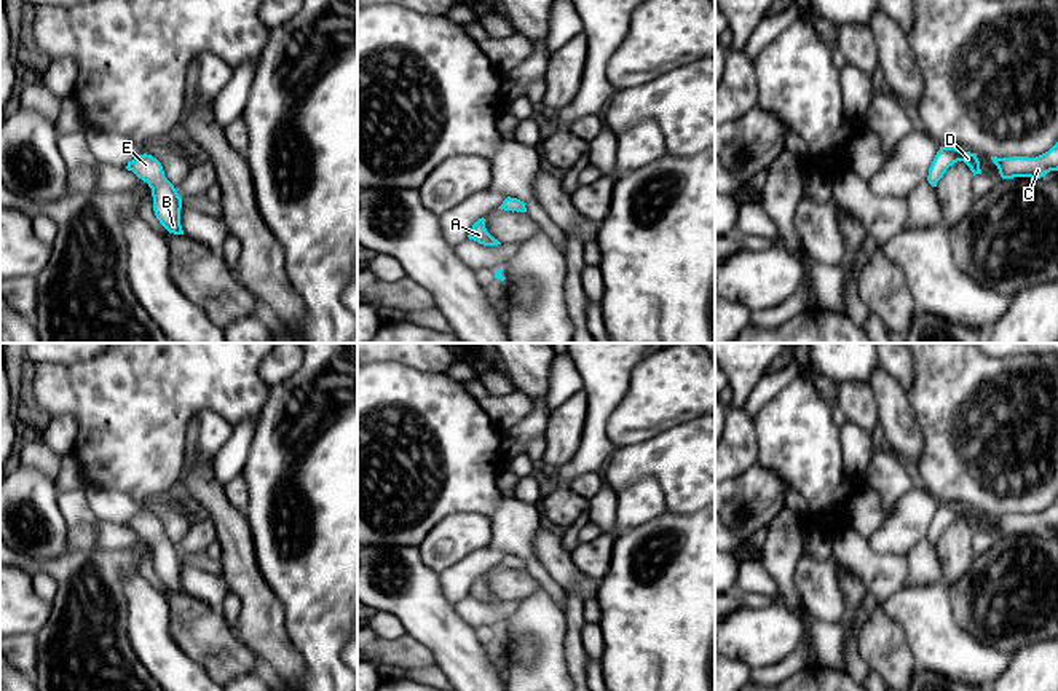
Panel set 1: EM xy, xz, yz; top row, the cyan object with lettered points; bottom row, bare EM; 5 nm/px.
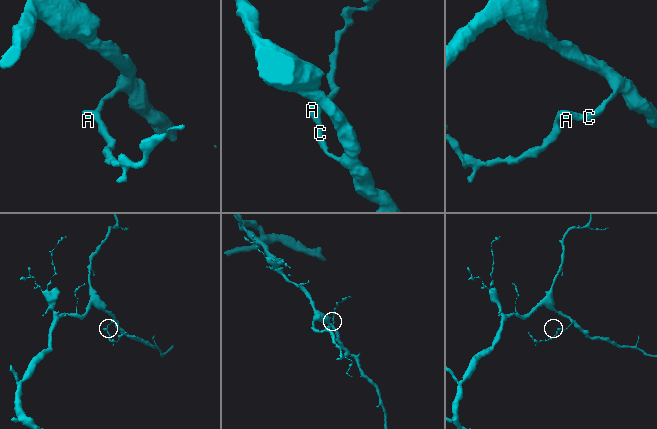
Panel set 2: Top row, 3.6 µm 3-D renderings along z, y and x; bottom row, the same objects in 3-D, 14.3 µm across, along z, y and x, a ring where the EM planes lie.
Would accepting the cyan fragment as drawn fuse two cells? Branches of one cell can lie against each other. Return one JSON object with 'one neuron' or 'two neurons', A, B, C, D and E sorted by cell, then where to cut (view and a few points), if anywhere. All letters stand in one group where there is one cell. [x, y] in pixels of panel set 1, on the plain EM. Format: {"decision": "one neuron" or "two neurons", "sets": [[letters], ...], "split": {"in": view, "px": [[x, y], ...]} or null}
{"decision": "one neuron", "sets": [["A", "B", "C", "D", "E"]], "split": null}

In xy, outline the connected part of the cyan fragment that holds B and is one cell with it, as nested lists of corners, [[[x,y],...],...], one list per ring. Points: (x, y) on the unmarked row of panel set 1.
[[[139,512],[128,519],[128,528],[148,541],[153,554],[153,568],[160,581],[174,592],[184,592],[180,582],[182,555],[174,543],[164,535],[161,520],[152,512]]]

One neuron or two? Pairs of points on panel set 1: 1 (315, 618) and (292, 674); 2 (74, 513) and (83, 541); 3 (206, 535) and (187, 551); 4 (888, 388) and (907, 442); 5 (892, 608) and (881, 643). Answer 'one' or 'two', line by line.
1: two
2: one
3: one
4: one
5: two

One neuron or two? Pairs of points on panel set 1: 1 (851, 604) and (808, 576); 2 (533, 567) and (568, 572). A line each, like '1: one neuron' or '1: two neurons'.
1: two neurons
2: two neurons

